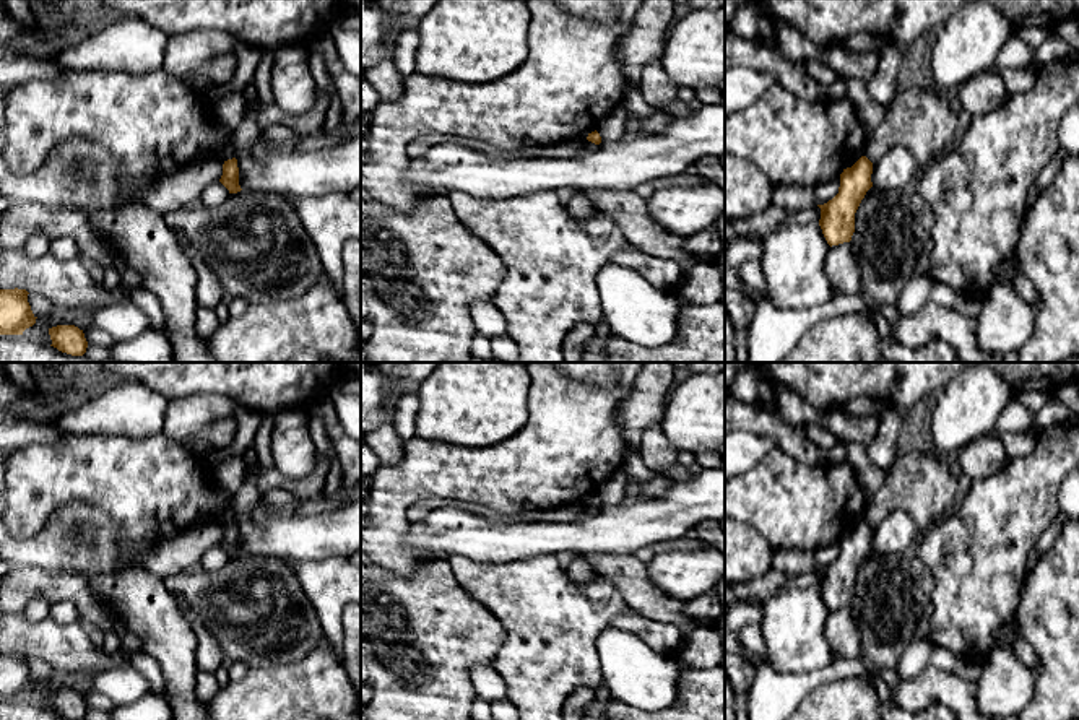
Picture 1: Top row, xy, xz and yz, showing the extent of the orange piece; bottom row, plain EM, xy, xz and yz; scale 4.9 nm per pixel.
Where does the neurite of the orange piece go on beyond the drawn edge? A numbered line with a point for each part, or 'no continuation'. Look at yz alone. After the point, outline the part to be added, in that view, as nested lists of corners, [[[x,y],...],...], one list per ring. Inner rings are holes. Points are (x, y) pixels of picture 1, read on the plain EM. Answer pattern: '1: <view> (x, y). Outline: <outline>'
no continuation

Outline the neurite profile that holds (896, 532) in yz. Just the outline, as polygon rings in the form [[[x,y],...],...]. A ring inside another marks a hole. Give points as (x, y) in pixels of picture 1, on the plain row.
[[[902,509],[894,510],[873,528],[873,551],[889,556],[904,553],[915,540],[918,523]]]

